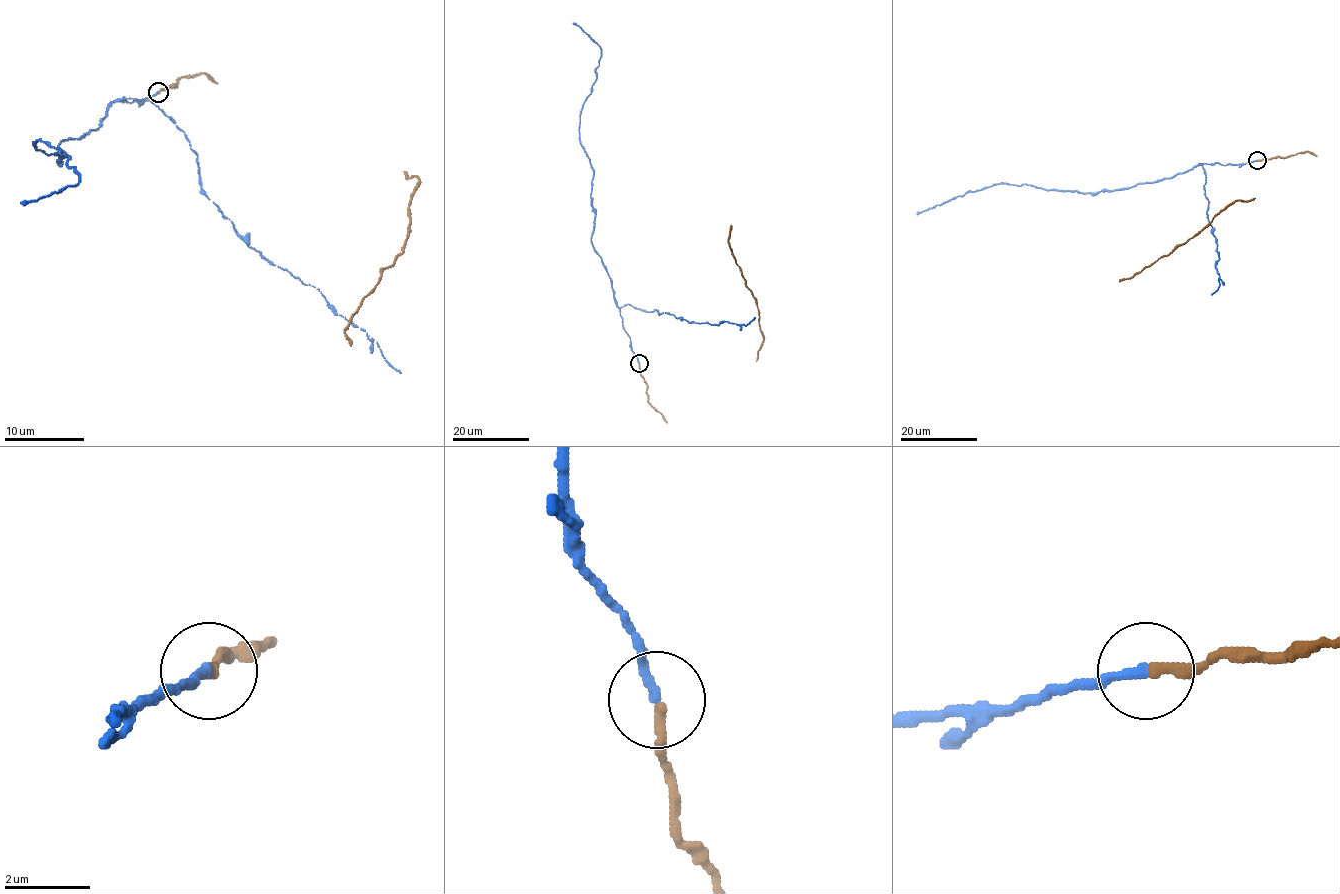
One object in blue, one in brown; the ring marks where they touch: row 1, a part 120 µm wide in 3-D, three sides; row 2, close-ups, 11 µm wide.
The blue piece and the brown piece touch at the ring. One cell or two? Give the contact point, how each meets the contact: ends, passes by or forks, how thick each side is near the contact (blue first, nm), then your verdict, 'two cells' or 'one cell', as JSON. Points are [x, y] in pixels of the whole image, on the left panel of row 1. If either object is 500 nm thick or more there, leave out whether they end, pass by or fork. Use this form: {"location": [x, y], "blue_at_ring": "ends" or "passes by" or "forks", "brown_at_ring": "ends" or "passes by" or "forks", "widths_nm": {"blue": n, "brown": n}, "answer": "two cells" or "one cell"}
{"location": [158, 92], "blue_at_ring": "ends", "brown_at_ring": "ends", "widths_nm": {"blue": 260, "brown": 280}, "answer": "one cell"}

